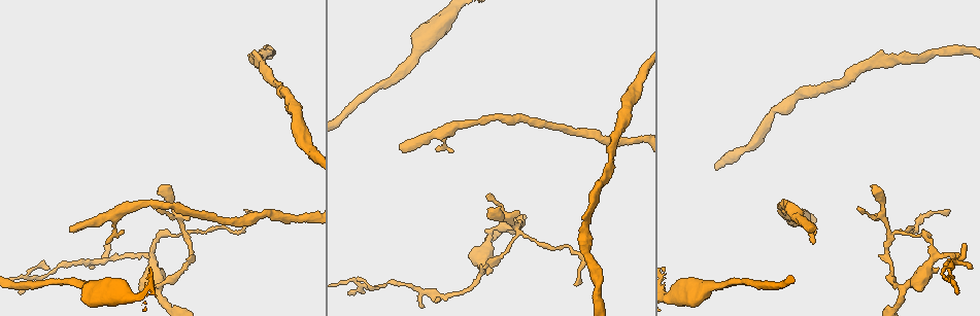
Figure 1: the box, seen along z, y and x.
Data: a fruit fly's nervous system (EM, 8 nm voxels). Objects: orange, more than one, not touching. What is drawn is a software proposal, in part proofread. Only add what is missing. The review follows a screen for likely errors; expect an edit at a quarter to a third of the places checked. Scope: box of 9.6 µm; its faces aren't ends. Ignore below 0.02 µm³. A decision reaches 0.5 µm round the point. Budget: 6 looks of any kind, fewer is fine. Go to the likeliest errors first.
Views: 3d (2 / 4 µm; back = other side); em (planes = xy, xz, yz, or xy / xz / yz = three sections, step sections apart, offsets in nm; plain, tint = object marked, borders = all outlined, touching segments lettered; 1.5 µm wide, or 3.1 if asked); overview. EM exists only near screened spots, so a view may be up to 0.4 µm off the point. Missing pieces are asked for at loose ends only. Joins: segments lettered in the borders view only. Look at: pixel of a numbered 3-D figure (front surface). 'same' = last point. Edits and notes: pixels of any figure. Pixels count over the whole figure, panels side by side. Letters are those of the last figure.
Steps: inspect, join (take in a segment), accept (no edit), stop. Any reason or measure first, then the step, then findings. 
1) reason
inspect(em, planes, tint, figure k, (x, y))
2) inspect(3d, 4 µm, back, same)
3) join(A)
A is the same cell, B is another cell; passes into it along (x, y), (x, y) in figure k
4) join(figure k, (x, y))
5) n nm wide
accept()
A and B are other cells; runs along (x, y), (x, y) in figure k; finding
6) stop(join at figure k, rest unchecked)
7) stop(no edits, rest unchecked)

an open end
inspect(3d, 4 µm, figure 1, (73, 230))

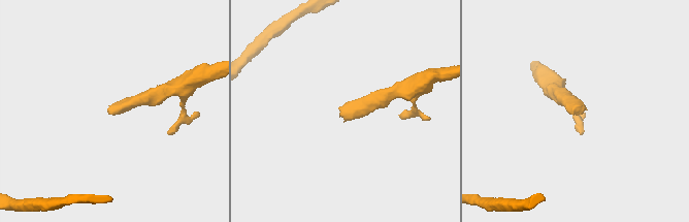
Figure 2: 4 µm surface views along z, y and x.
inspect(em, planes, borders, figure 2, (342, 106))

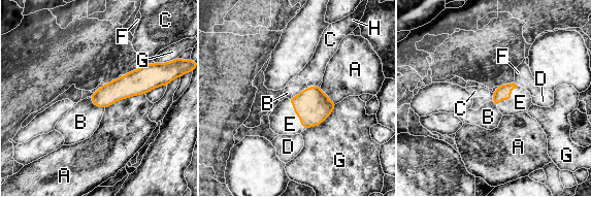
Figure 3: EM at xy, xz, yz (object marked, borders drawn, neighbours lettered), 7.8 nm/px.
join(E)
E is the same cell, A, B, C, D, F, G and H are other cells; passes into it along (313, 106), (296, 113), (283, 120) in figure 3; the neuron continues

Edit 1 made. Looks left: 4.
branch stops here
inspect(em, planes, plain, figure 1, (417, 34))

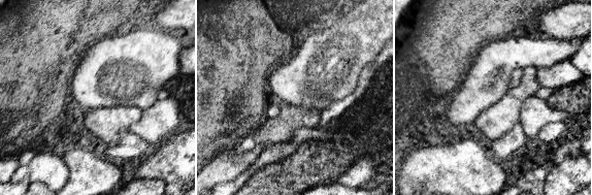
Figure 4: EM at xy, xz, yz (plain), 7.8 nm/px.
inspect(em, planes, borders, same)

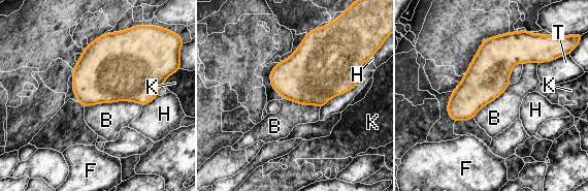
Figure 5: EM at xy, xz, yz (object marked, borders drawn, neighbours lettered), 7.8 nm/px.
B touches over 460 nm
accept()
B, F, H, K and T are other cells; border along (142, 105), (113, 101), (85, 107) in figure 5; none of them fits

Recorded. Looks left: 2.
see it whole again
inspect(overview)

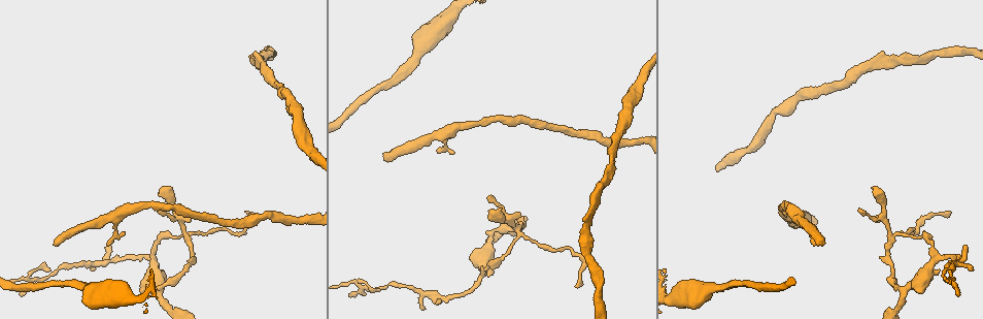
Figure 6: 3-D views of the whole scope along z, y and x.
thin end
inspect(em, planes, borders, figure 6, (244, 212))

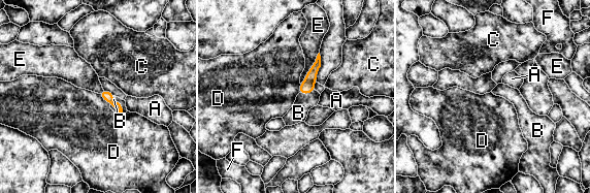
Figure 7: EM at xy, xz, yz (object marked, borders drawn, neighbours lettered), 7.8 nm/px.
join(B)
B is the same cell, A, C, D, E and F are other cells; passes into it along (106, 95), (119, 101), (113, 99) in figure 7; it goes on there

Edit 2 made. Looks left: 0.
stop(join at figure 3, join at figure 7, rest unchecked)

